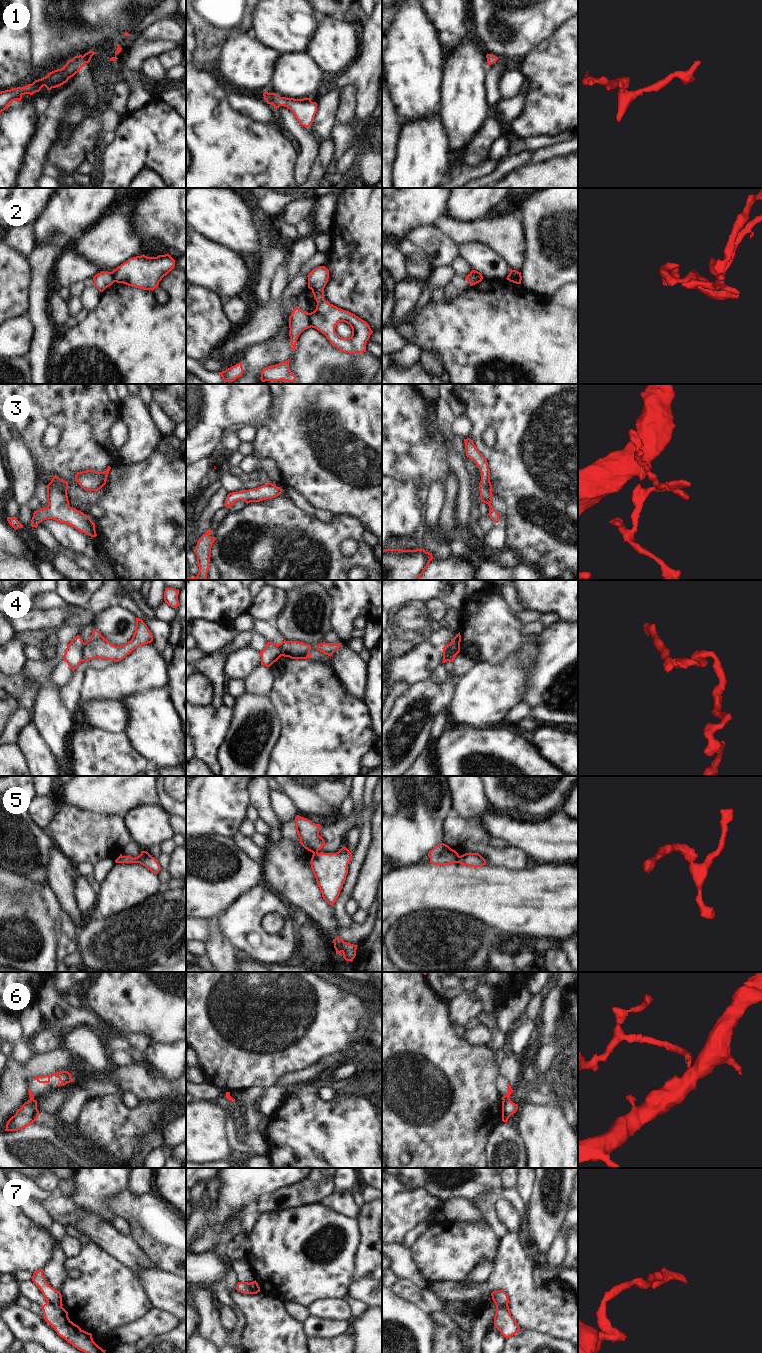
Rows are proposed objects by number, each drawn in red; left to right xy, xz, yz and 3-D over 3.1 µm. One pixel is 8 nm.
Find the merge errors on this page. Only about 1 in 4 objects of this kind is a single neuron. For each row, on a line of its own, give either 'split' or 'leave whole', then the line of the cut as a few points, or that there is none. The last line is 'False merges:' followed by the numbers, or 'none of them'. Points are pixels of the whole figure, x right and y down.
1: leave whole; no cut
2: split; cut in xz along (309, 313), (311, 326)
3: leave whole; no cut
4: split; cut in xy along (84, 643), (81, 649), (82, 660)
5: split; cut in yz along (460, 856), (458, 862)
6: split; cut in yz along (508, 1097), (503, 1100)
7: split; cut in xy along (47, 1302), (61, 1307)
False merges: 2, 4, 5, 6, 7

